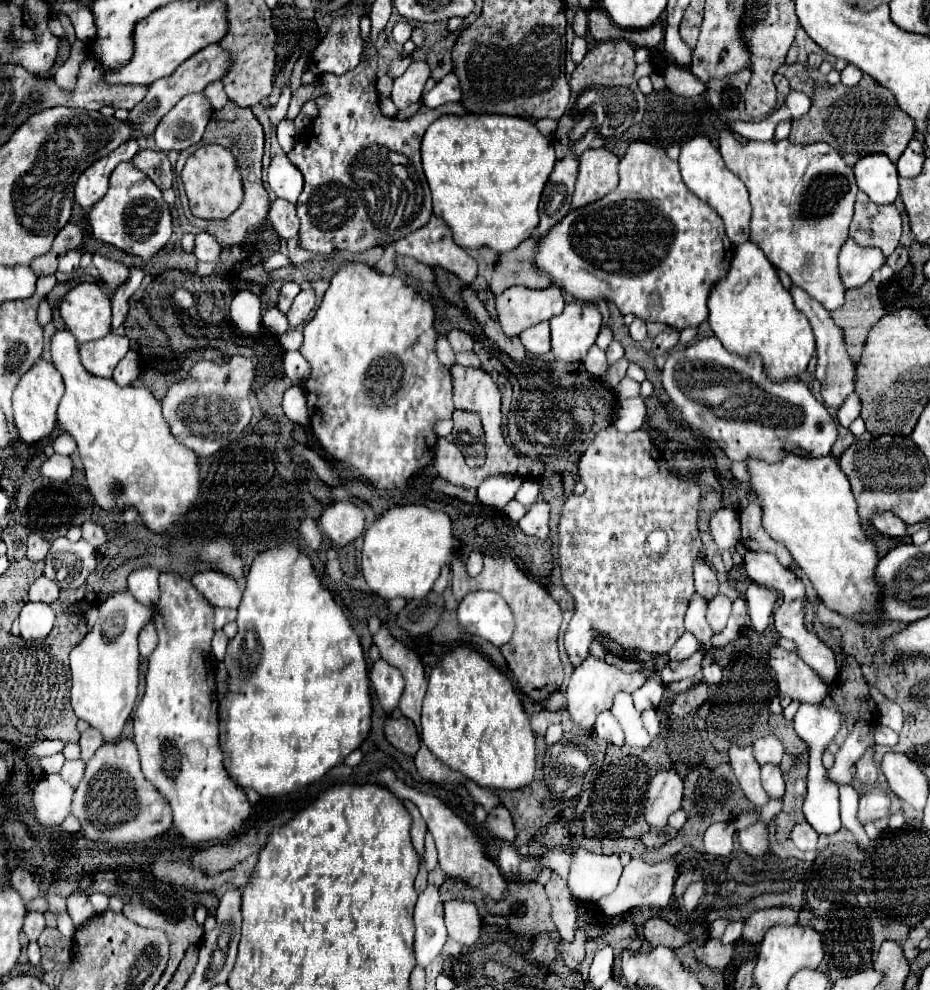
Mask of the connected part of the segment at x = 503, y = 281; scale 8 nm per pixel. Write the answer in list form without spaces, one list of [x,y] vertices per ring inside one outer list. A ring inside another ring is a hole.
[[[529,238],[511,252],[499,254],[499,260],[495,264],[493,280],[489,284],[493,294],[501,294],[505,288],[511,286],[527,286],[527,288],[547,288],[551,282],[537,274],[533,266],[533,252],[537,238]]]

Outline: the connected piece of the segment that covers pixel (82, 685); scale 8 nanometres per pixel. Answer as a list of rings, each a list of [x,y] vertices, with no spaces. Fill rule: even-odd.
[[[129,592],[111,594],[101,604],[101,616],[87,636],[71,650],[71,706],[77,718],[85,720],[91,728],[103,732],[103,742],[117,742],[119,734],[133,712],[139,684],[139,650],[137,634],[153,610],[139,604]]]

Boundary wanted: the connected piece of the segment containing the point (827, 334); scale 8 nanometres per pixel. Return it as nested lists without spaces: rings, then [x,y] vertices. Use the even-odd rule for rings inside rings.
[[[793,286],[791,296],[795,300],[797,310],[805,314],[805,318],[809,320],[813,334],[815,334],[815,342],[817,342],[817,380],[821,382],[821,396],[823,396],[825,404],[839,408],[845,402],[845,398],[849,394],[853,394],[853,390],[855,390],[855,362],[847,354],[843,330],[839,330],[839,326],[831,320],[831,312],[825,310],[817,300],[813,300],[801,288]]]

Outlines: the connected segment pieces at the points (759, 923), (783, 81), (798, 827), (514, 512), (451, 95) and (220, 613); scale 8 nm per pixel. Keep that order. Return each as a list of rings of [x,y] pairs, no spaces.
[[[769,908],[769,910],[757,910],[747,918],[743,928],[743,940],[751,944],[759,944],[763,940],[763,934],[773,928],[775,924],[795,924],[797,912],[791,908]]]
[[[777,72],[773,78],[775,78],[775,86],[777,86],[777,96],[779,96],[777,100],[779,100],[779,106],[781,106],[781,104],[785,102],[785,98],[789,96],[789,92],[791,92],[789,80],[787,80],[783,74],[779,74],[779,72]]]
[[[795,824],[793,832],[791,832],[791,840],[793,844],[801,850],[801,852],[807,852],[807,850],[817,850],[817,832],[807,824]]]
[[[511,500],[511,502],[503,508],[503,512],[505,512],[513,522],[519,522],[519,520],[523,518],[523,514],[527,512],[527,508],[525,508],[525,506],[521,506],[517,500]]]
[[[451,72],[447,74],[441,82],[435,84],[435,88],[423,98],[423,104],[429,108],[437,108],[447,102],[459,102],[461,100],[461,88],[459,88],[459,78]]]
[[[213,606],[213,624],[215,628],[223,628],[227,622],[235,620],[237,612],[235,610],[229,610],[229,608],[219,608],[219,606]]]

